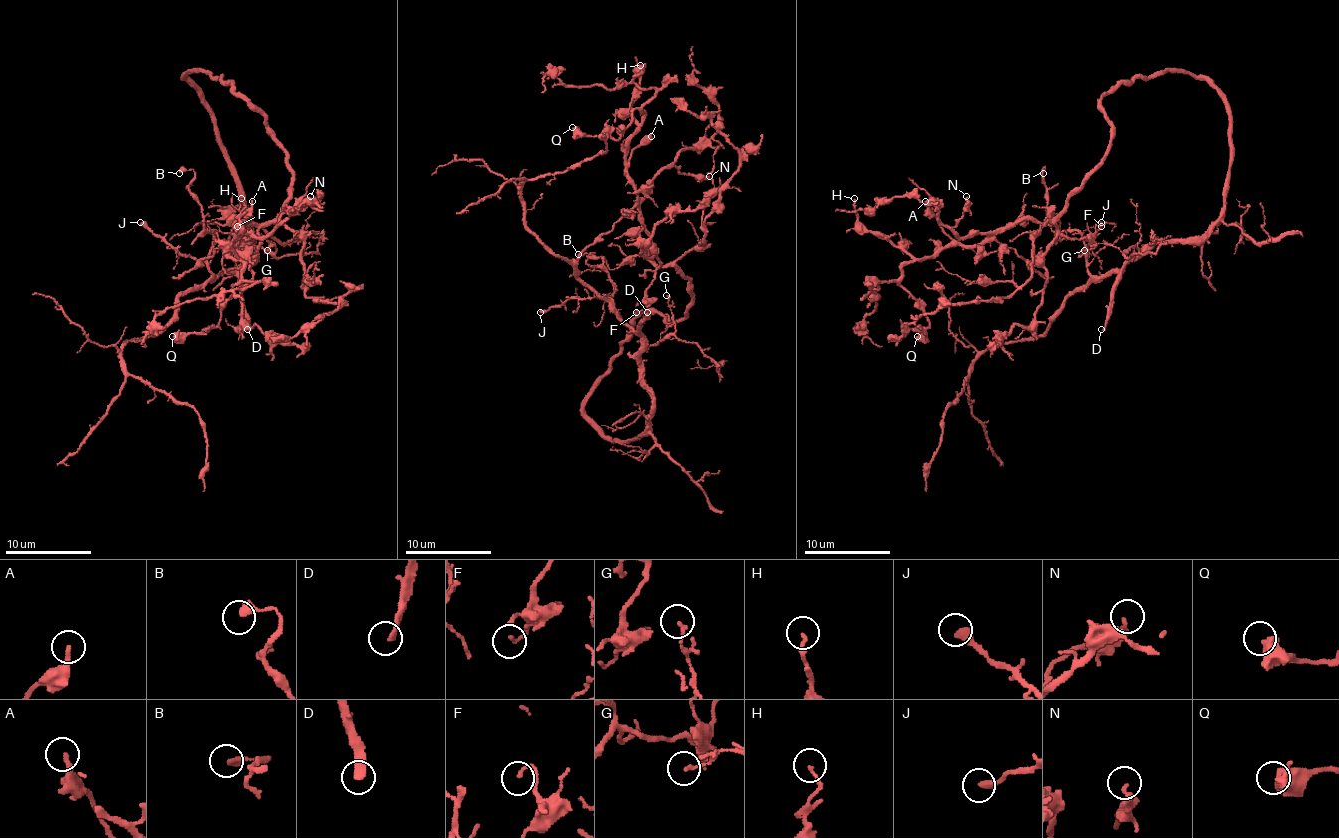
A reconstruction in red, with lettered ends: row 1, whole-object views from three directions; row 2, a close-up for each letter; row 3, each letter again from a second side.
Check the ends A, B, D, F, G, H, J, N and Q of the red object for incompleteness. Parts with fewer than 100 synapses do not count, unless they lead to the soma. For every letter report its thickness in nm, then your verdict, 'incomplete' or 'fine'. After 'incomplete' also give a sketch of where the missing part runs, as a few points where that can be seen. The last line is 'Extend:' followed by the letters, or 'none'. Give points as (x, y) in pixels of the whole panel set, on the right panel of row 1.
A: 240 nm thick; fine
B: 360 nm thick; fine
D: 280 nm thick; incomplete
F: 140 nm thick; fine
G: 140 nm thick; fine
H: 140 nm thick; fine
J: 400 nm thick; fine
N: 200 nm thick; fine
Q: 600 nm thick; fine
Extend: D

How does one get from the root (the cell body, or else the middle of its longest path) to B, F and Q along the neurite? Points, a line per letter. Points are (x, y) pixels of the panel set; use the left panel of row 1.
B: (189, 82), (252, 235), (232, 269), (209, 269), (213, 231), (189, 190), (194, 173), (179, 173)
F: (189, 82), (189, 72), (228, 80), (265, 117), (293, 175), (273, 220), (250, 239), (237, 226)
Q: (189, 82), (220, 76), (265, 117), (293, 192), (226, 246), (243, 265), (217, 325), (172, 336)

